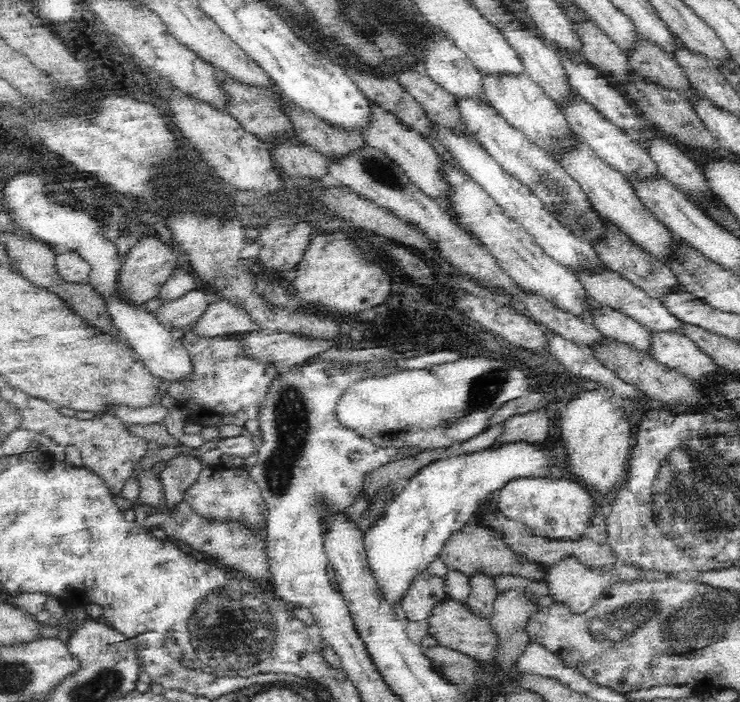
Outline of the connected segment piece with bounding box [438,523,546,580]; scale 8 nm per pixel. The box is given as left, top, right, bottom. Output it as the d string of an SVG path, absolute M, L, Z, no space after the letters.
M467 523L448 536L448 540L444 542L444 546L438 554L438 559L449 569L462 571L468 577L477 574L494 577L496 574L511 572L511 574L517 574L518 576L542 580L542 574L545 574L546 567L542 571L538 563L536 565L534 563L524 563L524 566L516 566L516 563L512 563L512 554L512 550L504 546L504 543L498 537L494 537L494 533L490 529L474 523Z

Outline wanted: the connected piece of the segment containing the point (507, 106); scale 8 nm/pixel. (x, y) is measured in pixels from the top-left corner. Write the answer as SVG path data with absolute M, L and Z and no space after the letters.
M524 72L510 77L483 78L487 97L497 113L518 130L535 148L549 155L549 158L562 162L578 144L582 144L580 135L572 129L565 114L542 93L542 89Z

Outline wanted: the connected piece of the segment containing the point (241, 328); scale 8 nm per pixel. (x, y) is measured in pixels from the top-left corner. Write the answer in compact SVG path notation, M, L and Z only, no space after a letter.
M219 299L204 308L203 313L196 322L191 324L189 330L198 338L211 339L232 337L254 331L254 325L252 325L249 315L246 315L240 307Z

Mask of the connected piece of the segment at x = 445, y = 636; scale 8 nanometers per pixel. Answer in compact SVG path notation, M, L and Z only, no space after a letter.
M445 598L434 604L426 619L428 619L428 636L432 636L436 644L467 654L478 662L489 662L493 658L490 652L494 652L497 639L490 629L490 624L474 616L466 603L458 603L450 598Z

